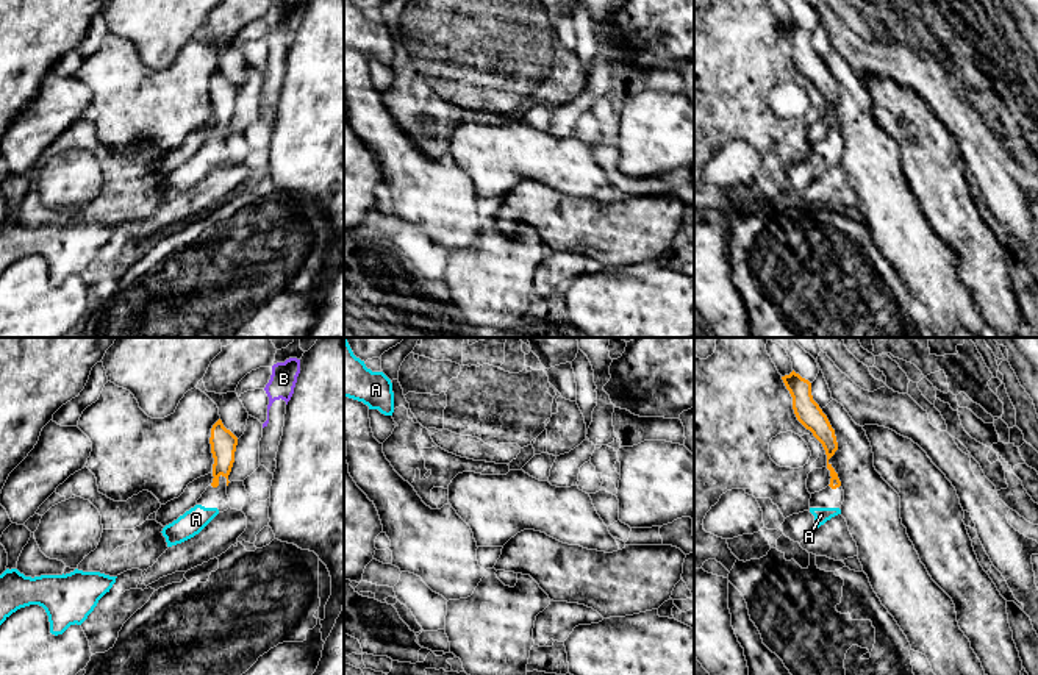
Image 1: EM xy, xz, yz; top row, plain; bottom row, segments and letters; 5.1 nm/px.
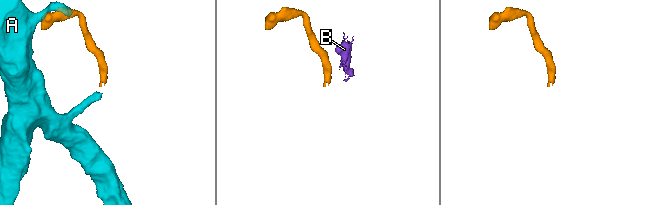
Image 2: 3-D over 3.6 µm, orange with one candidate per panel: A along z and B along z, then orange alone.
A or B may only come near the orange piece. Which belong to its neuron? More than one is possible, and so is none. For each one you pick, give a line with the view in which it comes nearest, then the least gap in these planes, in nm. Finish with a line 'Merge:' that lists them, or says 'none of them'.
A: Closest in yz. Distance 100 nm
Merge: A

